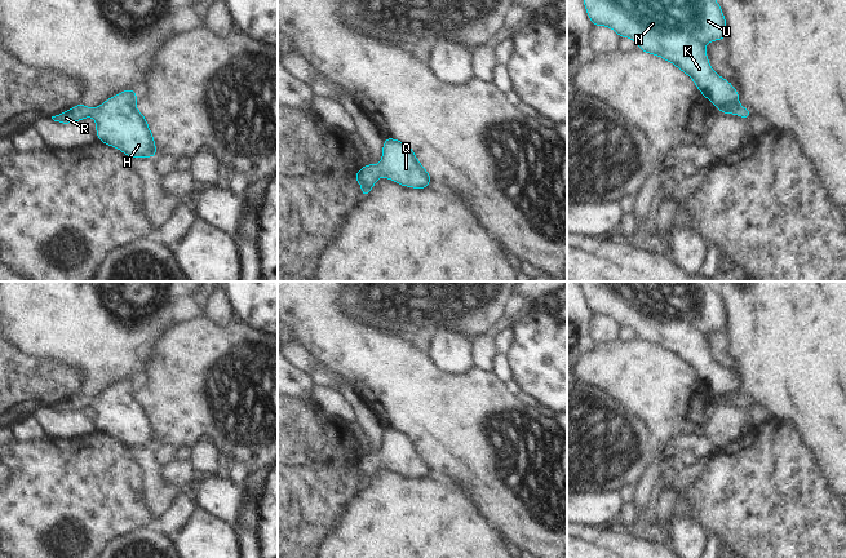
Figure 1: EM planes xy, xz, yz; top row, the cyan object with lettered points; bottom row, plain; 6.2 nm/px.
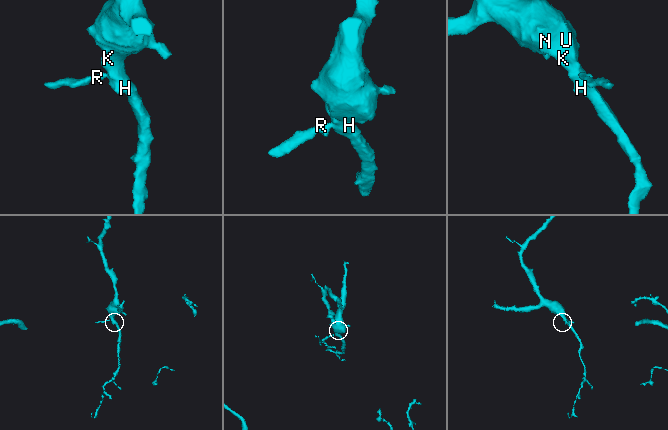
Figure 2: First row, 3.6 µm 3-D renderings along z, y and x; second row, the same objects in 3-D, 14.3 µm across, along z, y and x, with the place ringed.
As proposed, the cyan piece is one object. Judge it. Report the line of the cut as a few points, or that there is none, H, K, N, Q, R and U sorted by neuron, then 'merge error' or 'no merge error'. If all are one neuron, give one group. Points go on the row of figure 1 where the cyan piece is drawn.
cut none; groups H K N Q R U; no merge error

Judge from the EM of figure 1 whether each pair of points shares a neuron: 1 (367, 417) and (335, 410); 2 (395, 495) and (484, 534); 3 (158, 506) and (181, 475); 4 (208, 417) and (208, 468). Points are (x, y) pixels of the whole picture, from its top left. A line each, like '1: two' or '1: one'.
1: two
2: one
3: two
4: two

